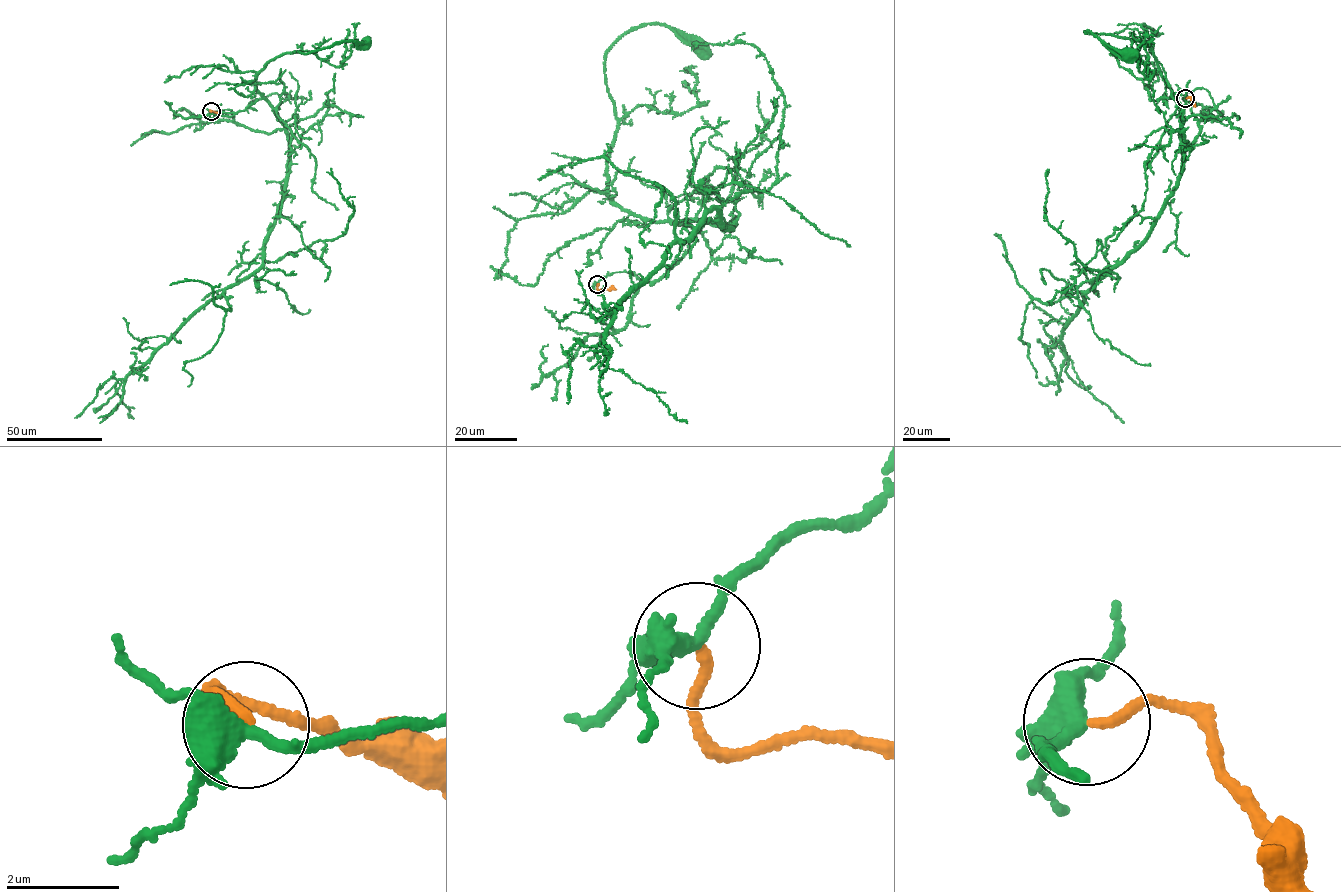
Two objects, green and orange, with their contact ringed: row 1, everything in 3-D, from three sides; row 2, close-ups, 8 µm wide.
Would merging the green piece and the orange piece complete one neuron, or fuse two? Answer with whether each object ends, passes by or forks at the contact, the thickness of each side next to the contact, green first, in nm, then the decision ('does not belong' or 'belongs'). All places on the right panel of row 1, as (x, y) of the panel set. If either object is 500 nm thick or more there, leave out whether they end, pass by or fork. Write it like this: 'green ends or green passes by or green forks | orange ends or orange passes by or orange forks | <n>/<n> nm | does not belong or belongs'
green forks | orange ends | 320/160 nm | does not belong

